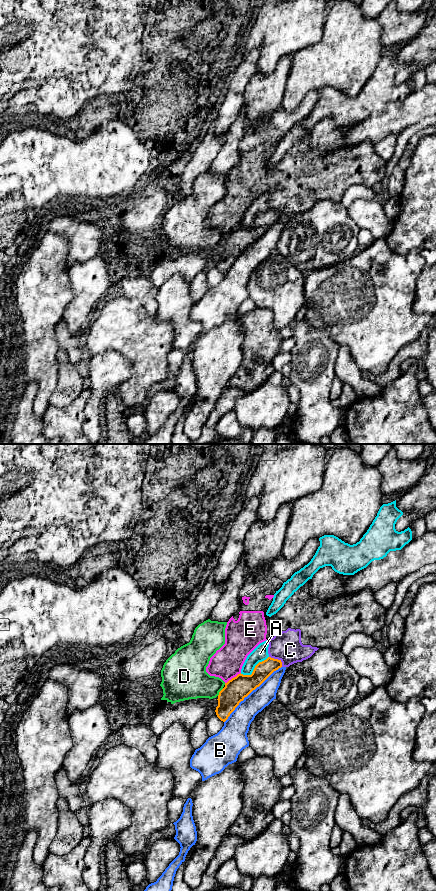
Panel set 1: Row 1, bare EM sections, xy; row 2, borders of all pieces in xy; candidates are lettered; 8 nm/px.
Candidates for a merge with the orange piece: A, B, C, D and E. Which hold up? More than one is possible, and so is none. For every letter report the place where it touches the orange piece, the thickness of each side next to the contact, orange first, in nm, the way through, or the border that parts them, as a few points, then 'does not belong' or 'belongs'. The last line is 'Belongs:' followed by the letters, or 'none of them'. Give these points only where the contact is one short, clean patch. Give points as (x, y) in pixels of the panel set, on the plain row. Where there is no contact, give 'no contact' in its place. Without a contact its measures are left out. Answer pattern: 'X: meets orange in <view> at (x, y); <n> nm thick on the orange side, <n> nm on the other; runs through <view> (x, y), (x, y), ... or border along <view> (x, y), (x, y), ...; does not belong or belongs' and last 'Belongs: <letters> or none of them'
A: meets orange in xy at (254, 221); 190 nm thick on the orange side, 120 nm on the other; does not belong
B: meets orange in xy at (250, 244); 190 nm thick on the orange side, 180 nm on the other; does not belong
C: meets orange in xy at (277, 211); 140 nm thick on the orange side, 240 nm on the other; border along xy (269, 208), (278, 211), (282, 218); does not belong
D: meets orange in xy at (219, 244); 190 nm thick on the orange side, 280 nm on the other; border along xy (223, 240), (217, 247); does not belong
E: meets orange in xy at (232, 230); 190 nm thick on the orange side, 240 nm on the other; border along xy (240, 224), (225, 235); does not belong
Belongs: none of them

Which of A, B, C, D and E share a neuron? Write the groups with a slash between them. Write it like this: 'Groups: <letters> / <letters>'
Groups: A / B / C E / D

